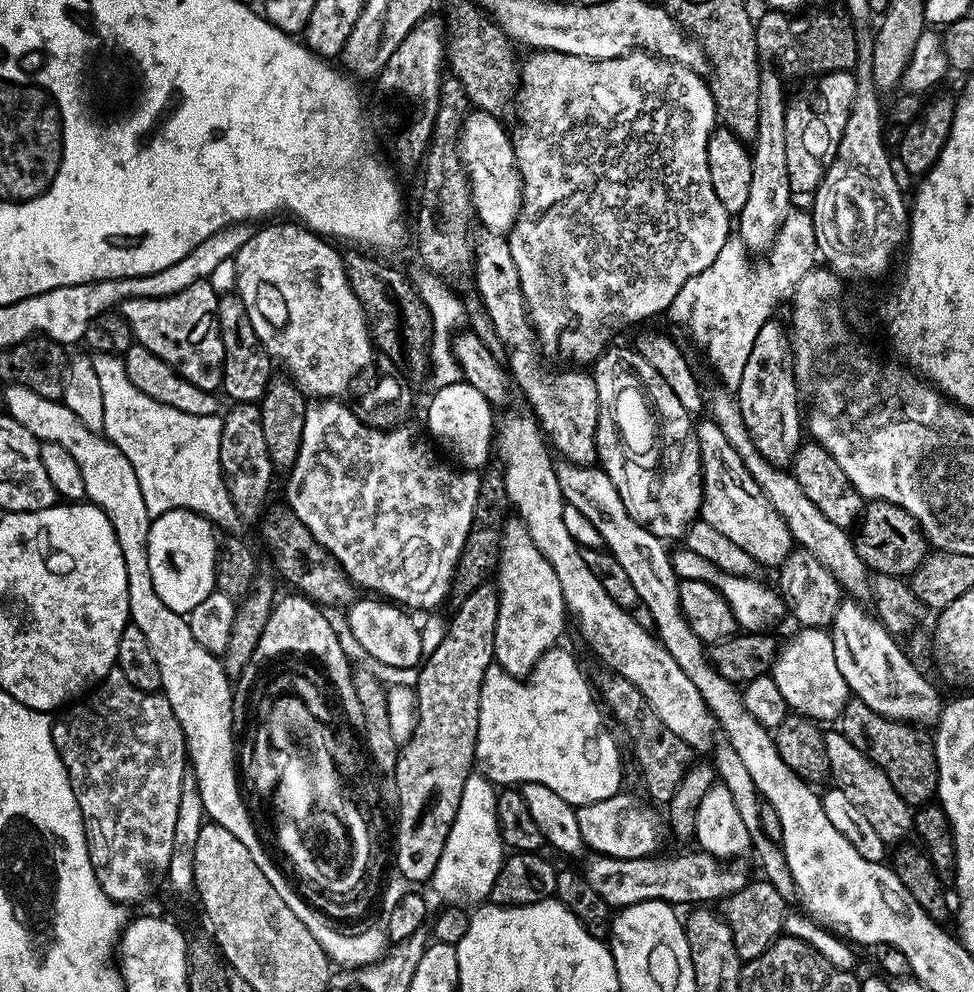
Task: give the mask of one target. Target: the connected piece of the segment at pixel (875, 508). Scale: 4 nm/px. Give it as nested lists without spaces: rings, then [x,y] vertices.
[[[870,500],[865,503],[854,539],[857,550],[864,557],[864,563],[873,573],[882,576],[911,577],[930,551],[927,536],[911,514],[902,510],[902,506],[885,500]]]

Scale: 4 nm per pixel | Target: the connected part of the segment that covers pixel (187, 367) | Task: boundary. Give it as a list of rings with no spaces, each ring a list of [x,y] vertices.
[[[208,280],[194,282],[194,286],[186,286],[186,290],[178,290],[178,294],[170,294],[166,298],[134,298],[119,305],[118,311],[132,331],[135,343],[150,350],[162,362],[166,362],[182,378],[186,378],[194,386],[207,392],[216,392],[224,382],[224,351],[216,311],[220,296],[214,291]]]

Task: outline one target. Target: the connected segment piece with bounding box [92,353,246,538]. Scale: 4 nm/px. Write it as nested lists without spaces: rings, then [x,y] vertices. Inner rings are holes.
[[[95,353],[94,370],[101,385],[105,405],[103,435],[126,455],[138,477],[142,498],[151,518],[166,510],[190,509],[204,515],[234,538],[243,537],[246,525],[234,510],[221,474],[221,430],[223,417],[185,414],[165,403],[155,402],[142,394],[126,374],[123,359],[114,355]]]

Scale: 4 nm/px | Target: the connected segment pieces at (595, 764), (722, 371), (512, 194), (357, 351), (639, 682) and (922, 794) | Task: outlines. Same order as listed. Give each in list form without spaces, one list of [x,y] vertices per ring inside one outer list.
[[[553,646],[544,652],[526,679],[511,676],[499,666],[486,670],[478,710],[476,759],[479,767],[485,768],[481,769],[488,779],[497,786],[541,784],[554,790],[554,794],[567,804],[579,806],[600,802],[621,791],[620,748],[604,725],[605,713],[594,695],[589,677],[587,680],[579,662],[560,647]]]
[[[794,206],[765,255],[766,266],[752,268],[751,253],[741,238],[730,236],[710,266],[683,283],[668,316],[689,328],[695,342],[704,346],[709,360],[726,383],[723,385],[735,390],[762,326],[773,319],[782,302],[791,301],[798,283],[817,265],[819,256],[811,211]]]
[[[472,110],[465,115],[464,129],[460,131],[460,153],[464,168],[468,172],[468,181],[472,184],[472,205],[476,207],[476,218],[487,231],[507,234],[516,225],[516,215],[520,212],[520,168],[516,164],[516,155],[512,149],[509,129],[500,125],[499,115]]]
[[[299,223],[292,224],[272,224],[269,228],[253,231],[250,242],[246,242],[246,246],[242,246],[242,250],[238,250],[235,256],[237,266],[237,280],[235,291],[242,298],[242,302],[246,306],[246,314],[250,318],[250,326],[254,326],[254,334],[258,334],[258,338],[262,342],[262,346],[272,357],[277,365],[280,364],[285,368],[287,379],[291,380],[305,397],[308,398],[340,398],[343,392],[352,384],[352,379],[367,366],[372,364],[374,360],[374,345],[372,337],[368,331],[368,319],[364,317],[362,306],[358,302],[358,298],[354,294],[354,290],[348,281],[348,269],[344,266],[344,256],[336,253],[331,248],[333,245],[327,239],[321,238],[315,232],[309,232],[307,228]]]
[[[500,416],[495,425],[494,448],[497,453],[500,451],[500,460],[504,463],[502,491],[514,512],[516,508],[515,515],[526,526],[530,538],[534,538],[534,546],[538,546],[546,562],[554,566],[558,586],[562,586],[565,609],[577,617],[585,640],[605,663],[603,665],[630,681],[650,702],[651,708],[672,734],[686,741],[691,749],[706,747],[716,732],[718,734],[716,717],[706,706],[698,686],[691,682],[659,639],[634,620],[619,601],[606,594],[594,570],[586,566],[580,545],[570,538],[570,530],[566,530],[566,505],[562,486],[558,486],[556,464],[548,457],[549,445],[545,437],[533,428],[524,428],[516,416]]]
[[[852,698],[838,718],[838,729],[885,772],[908,805],[927,804],[935,797],[938,782],[936,746],[933,733],[927,727],[884,717],[860,699]]]

